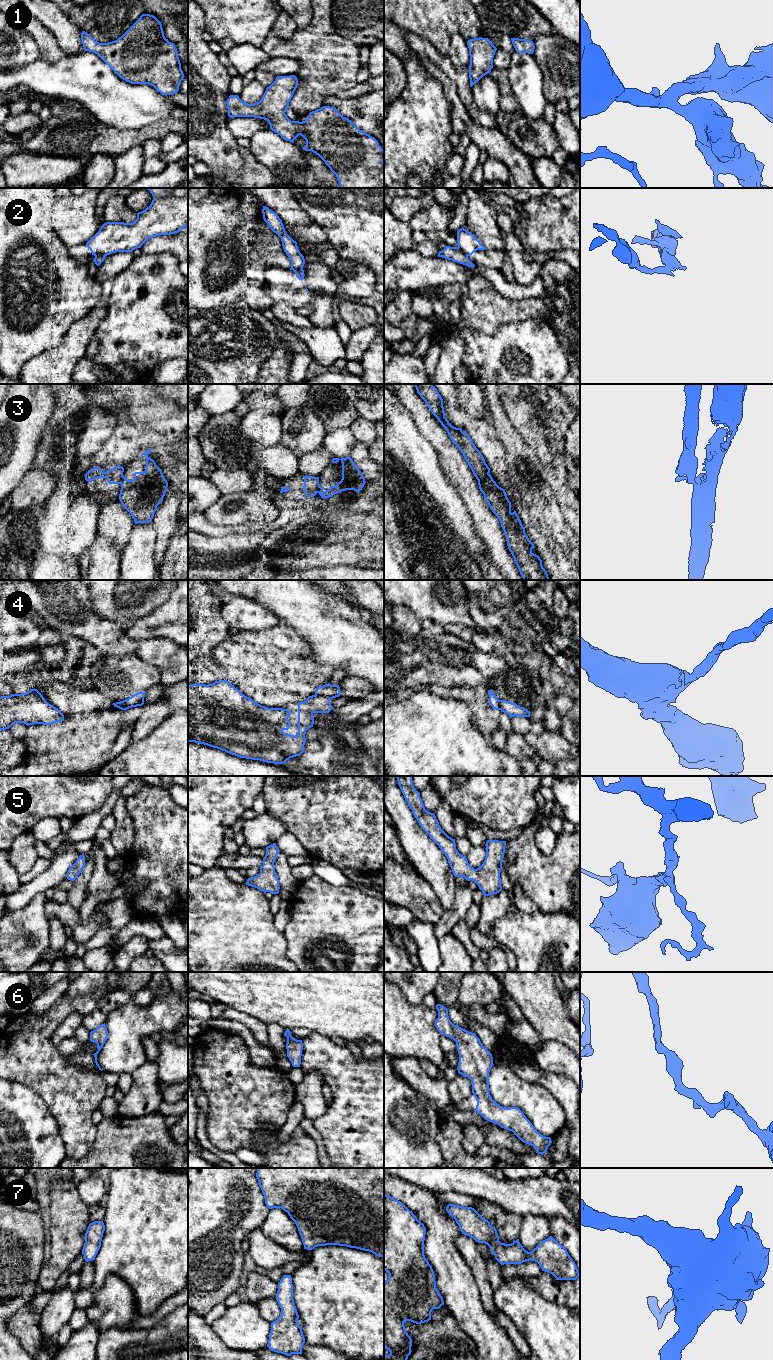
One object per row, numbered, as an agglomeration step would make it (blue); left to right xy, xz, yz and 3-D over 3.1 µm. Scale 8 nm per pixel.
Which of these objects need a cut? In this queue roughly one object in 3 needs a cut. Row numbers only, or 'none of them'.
2, 3

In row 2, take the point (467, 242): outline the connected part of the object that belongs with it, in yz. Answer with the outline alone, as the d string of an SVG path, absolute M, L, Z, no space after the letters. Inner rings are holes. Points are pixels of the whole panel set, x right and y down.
M461 228L457 231L458 248L467 256L472 255L477 250L486 250L474 234Z

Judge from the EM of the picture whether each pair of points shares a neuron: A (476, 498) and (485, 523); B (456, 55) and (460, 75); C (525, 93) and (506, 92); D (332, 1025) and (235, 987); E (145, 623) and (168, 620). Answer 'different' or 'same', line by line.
A: same
B: different
C: different
D: same
E: same

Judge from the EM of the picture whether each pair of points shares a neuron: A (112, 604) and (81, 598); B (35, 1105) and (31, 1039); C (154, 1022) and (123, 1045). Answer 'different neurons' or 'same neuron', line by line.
A: different neurons
B: different neurons
C: same neuron

